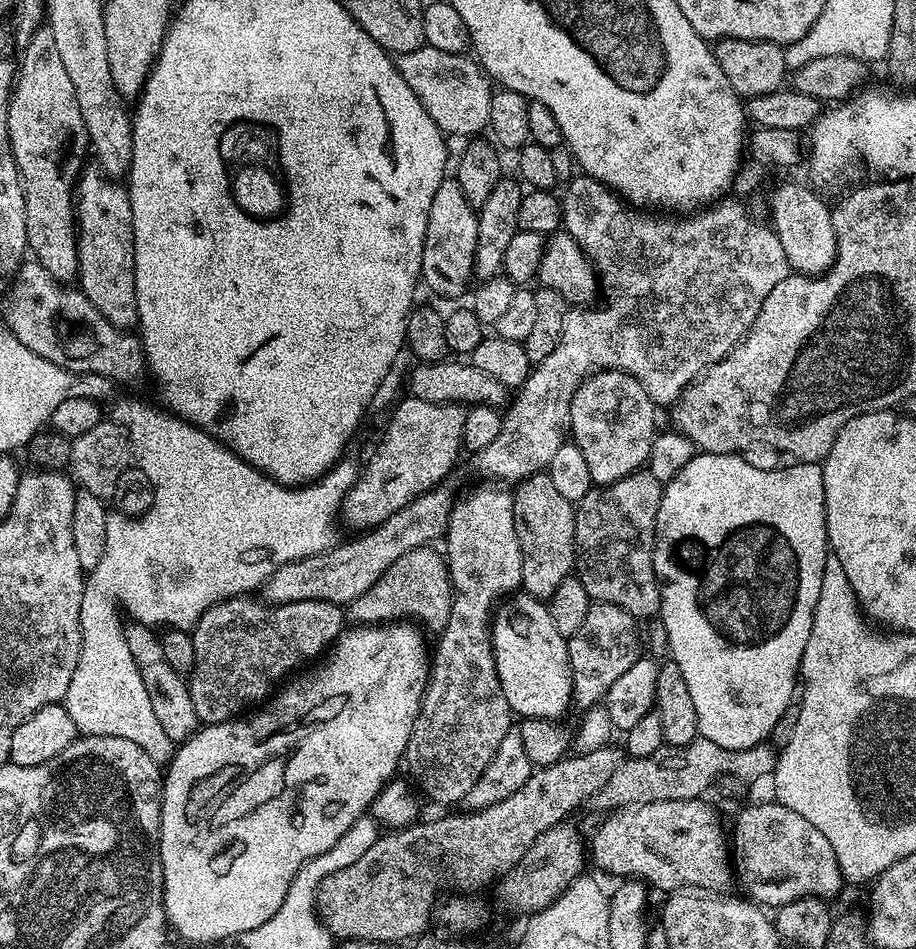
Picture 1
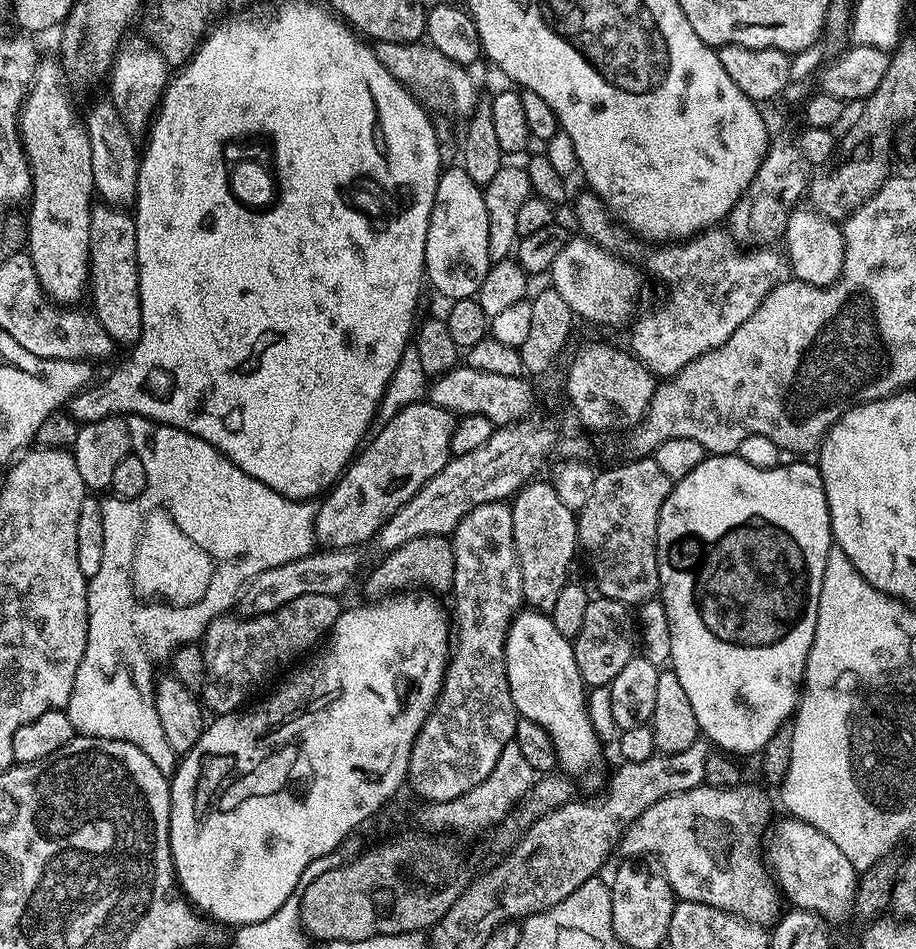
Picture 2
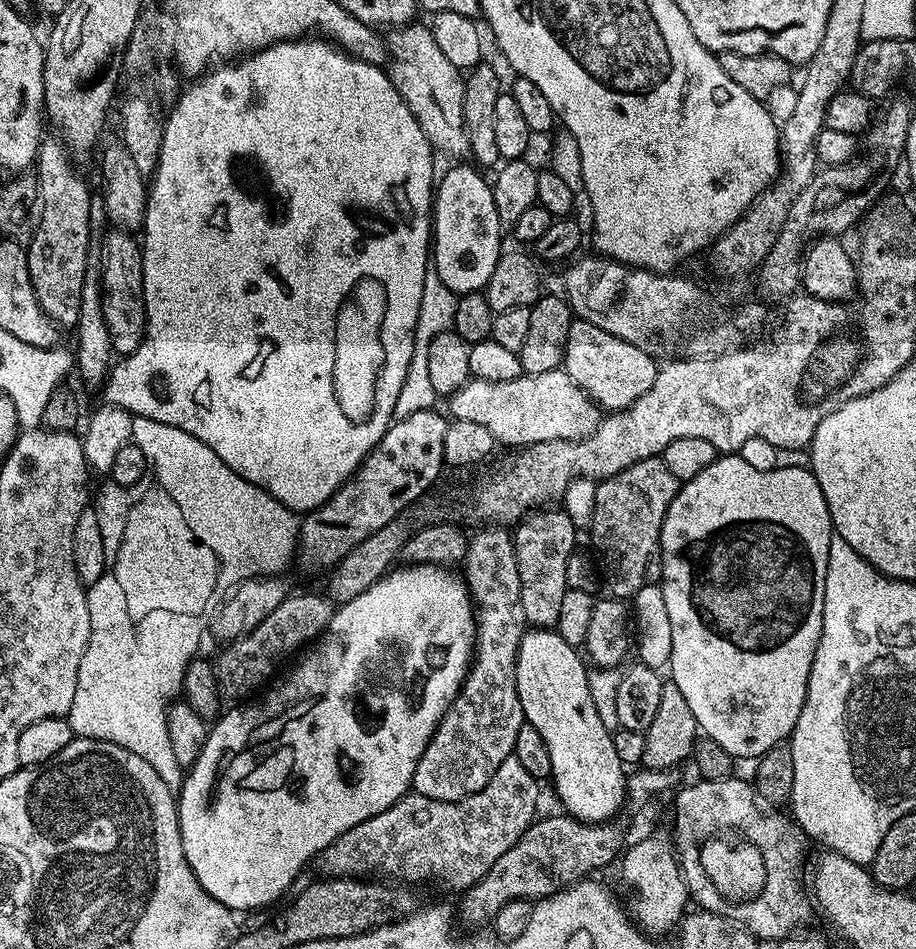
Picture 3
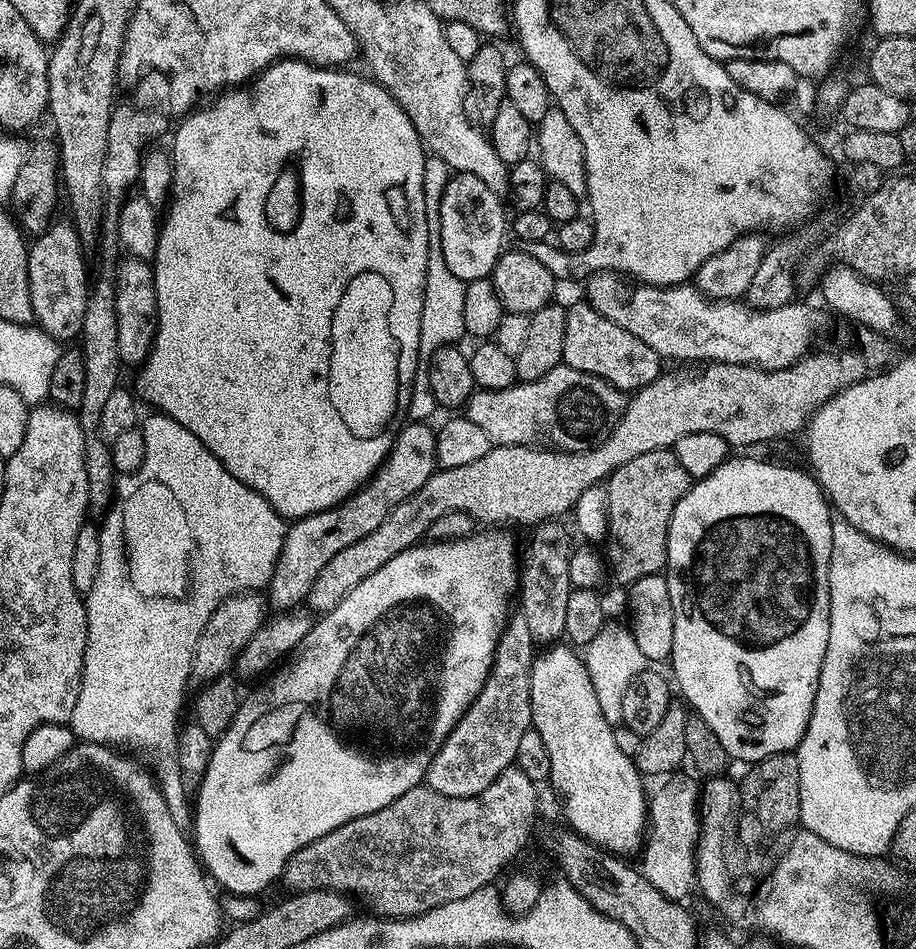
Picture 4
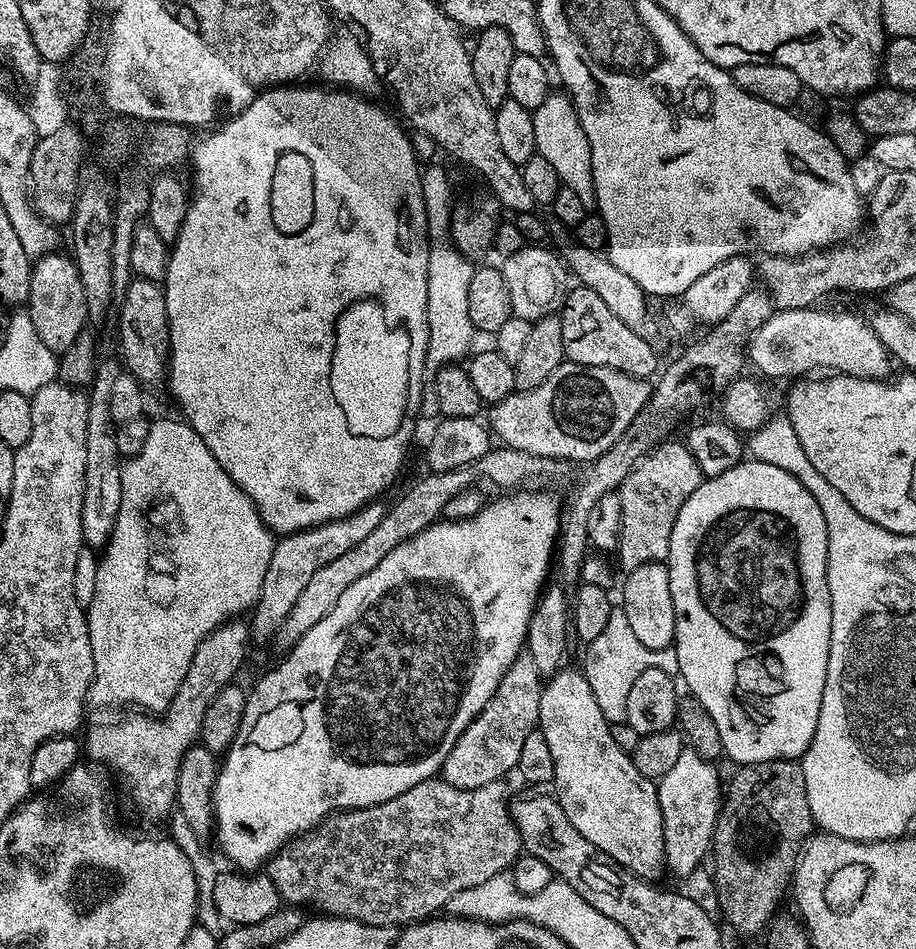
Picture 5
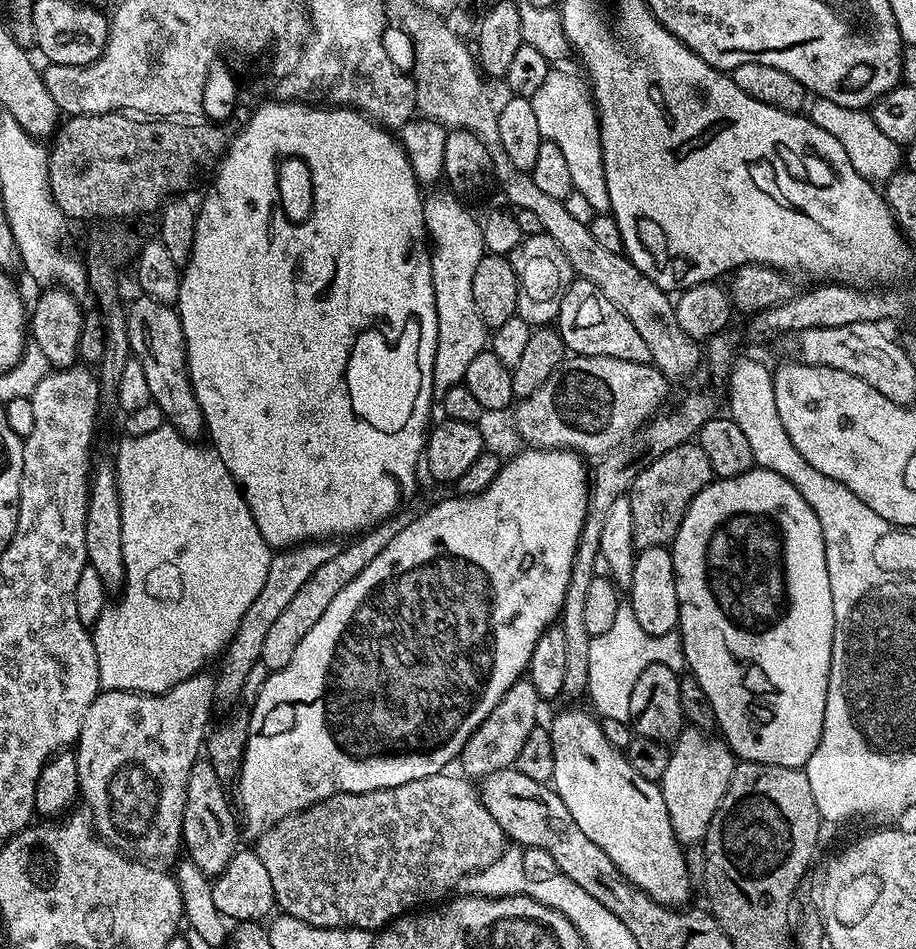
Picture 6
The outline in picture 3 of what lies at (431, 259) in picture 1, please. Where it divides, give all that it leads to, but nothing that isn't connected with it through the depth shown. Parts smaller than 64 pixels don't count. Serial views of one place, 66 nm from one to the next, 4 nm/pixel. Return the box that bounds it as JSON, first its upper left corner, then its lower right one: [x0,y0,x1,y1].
[432,164,504,296]

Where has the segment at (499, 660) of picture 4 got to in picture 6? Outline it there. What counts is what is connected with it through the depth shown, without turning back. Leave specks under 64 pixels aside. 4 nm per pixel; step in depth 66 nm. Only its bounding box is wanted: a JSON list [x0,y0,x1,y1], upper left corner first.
[458,678,542,778]

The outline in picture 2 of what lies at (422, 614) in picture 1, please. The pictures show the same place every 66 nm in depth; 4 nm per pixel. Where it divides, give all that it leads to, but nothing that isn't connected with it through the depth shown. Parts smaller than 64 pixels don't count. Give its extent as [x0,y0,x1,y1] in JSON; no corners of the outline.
[364,536,454,598]

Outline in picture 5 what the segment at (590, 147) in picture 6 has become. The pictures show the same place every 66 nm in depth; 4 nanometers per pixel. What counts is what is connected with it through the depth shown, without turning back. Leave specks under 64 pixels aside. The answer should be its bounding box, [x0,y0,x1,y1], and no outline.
[531,91,595,206]

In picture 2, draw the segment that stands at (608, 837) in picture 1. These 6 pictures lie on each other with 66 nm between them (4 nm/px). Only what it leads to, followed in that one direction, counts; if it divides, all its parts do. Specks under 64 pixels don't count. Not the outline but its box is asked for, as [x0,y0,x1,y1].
[618,782,782,926]

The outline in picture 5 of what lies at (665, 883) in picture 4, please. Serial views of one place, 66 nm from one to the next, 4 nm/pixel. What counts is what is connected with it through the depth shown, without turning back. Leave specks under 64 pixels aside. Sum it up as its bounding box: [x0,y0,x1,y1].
[656,750,722,876]

